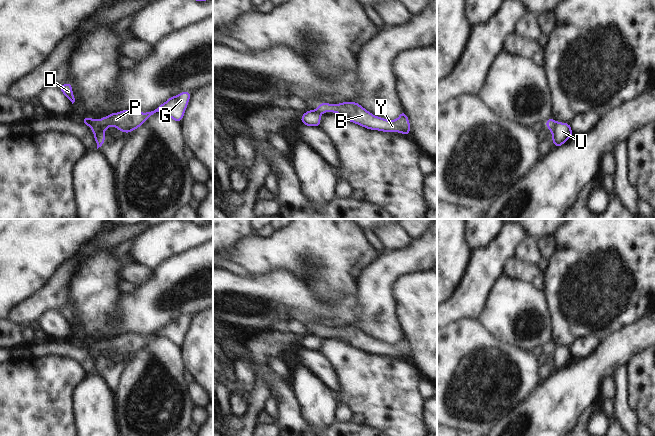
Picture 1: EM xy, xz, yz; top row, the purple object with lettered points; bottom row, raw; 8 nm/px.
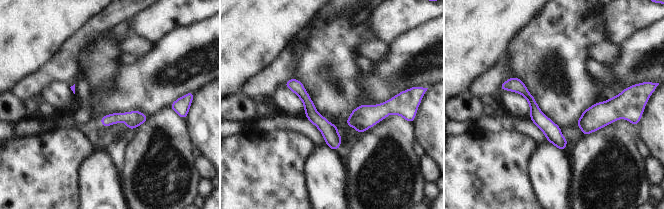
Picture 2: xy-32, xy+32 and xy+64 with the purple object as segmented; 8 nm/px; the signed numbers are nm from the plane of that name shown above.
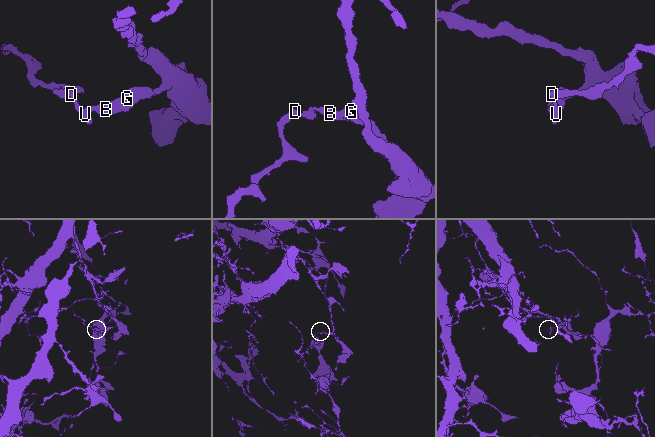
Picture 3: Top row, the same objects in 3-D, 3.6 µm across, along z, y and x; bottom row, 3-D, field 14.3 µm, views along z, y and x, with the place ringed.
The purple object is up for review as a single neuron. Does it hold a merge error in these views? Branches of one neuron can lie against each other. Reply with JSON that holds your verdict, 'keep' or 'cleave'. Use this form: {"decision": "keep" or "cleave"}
{"decision": "cleave"}

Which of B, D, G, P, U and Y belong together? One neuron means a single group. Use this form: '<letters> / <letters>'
B G P Y / D U

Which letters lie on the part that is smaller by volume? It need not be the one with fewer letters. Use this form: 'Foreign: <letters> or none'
Foreign: D, U

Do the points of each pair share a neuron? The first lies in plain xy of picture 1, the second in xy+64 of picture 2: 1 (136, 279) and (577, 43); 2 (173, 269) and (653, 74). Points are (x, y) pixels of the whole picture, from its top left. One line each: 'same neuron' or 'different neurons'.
1: different neurons
2: same neuron

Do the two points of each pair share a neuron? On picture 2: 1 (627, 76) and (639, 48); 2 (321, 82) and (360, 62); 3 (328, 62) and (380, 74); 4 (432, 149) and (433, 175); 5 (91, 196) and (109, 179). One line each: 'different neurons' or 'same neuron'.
1: same neuron
2: different neurons
3: different neurons
4: different neurons
5: same neuron

